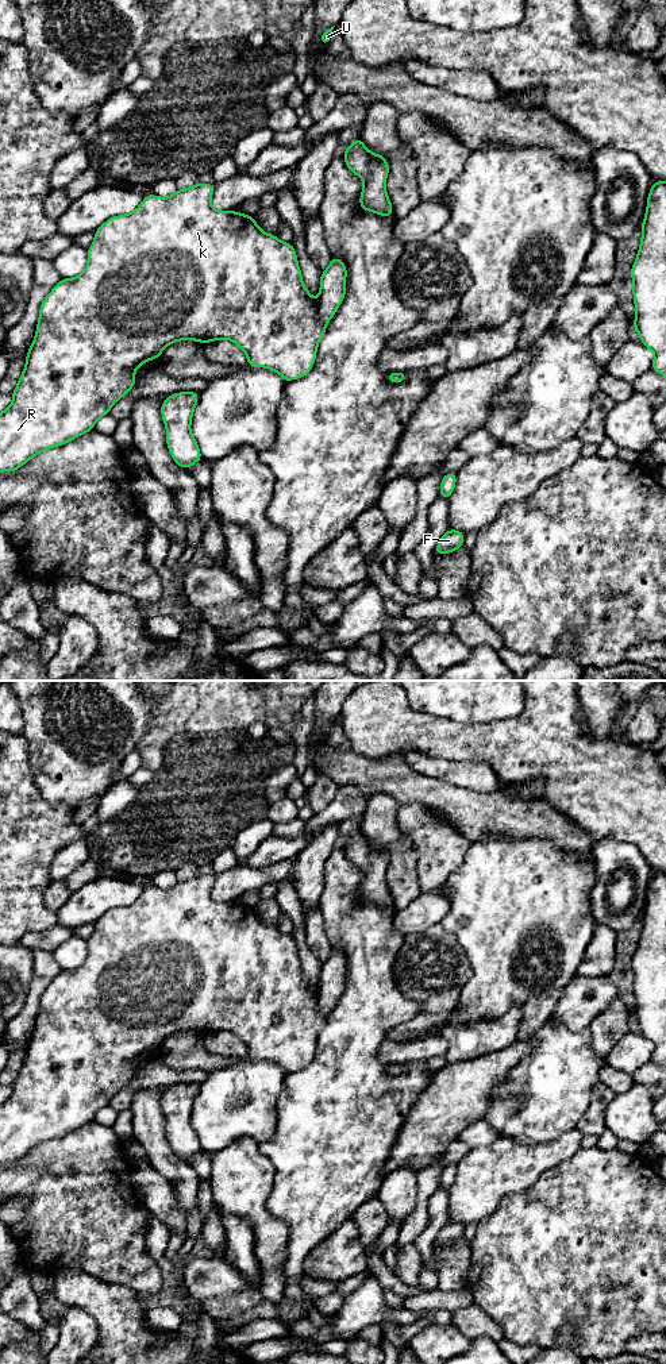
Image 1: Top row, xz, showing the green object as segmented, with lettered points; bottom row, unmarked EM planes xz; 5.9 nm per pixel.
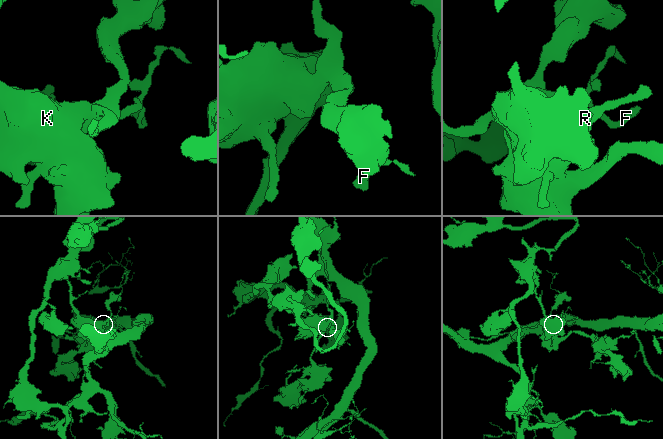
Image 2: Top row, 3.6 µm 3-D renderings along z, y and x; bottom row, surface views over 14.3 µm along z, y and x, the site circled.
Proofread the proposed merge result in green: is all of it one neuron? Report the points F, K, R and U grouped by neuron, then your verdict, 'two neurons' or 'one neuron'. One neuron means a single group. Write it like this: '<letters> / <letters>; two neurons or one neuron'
F U / K R; two neurons

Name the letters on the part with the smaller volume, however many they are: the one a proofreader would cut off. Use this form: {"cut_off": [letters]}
{"cut_off": ["F", "U"]}

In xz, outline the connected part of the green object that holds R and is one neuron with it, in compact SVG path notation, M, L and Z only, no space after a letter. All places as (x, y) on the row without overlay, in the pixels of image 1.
M196 874L188 881L177 879L169 889L145 887L140 897L126 906L112 908L95 924L89 937L85 962L73 970L62 970L45 989L39 999L35 1029L26 1045L26 1057L12 1084L11 1097L0 1103L0 1163L14 1164L35 1147L53 1138L63 1137L95 1120L96 1113L109 1106L112 1097L135 1078L135 1063L150 1051L159 1051L162 1041L178 1032L196 1032L207 1036L220 1030L232 1032L246 1047L251 1059L265 1059L278 1064L285 1074L305 1068L313 1059L317 1037L326 1025L327 1016L317 1006L317 991L303 975L297 945L292 935L263 924L254 908L236 902L216 902L211 897L213 876Z

